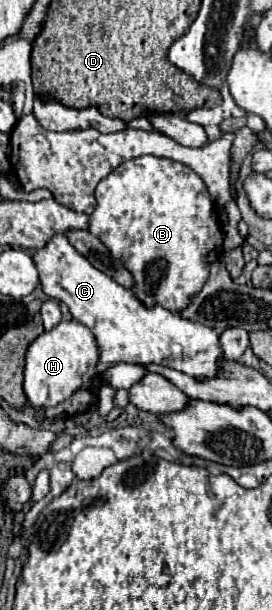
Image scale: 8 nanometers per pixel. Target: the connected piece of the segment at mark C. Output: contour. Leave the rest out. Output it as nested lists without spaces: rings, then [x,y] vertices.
[[[54,234],[46,246],[32,254],[32,260],[40,272],[40,286],[48,298],[60,300],[68,306],[72,318],[84,324],[96,338],[100,346],[100,366],[110,366],[118,362],[128,364],[162,364],[194,378],[212,378],[218,358],[222,358],[222,348],[218,336],[212,328],[186,318],[178,318],[162,306],[146,308],[136,296],[114,282],[110,276],[102,274],[74,246],[70,246],[64,234]]]

